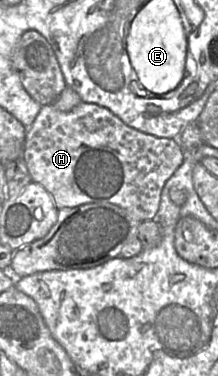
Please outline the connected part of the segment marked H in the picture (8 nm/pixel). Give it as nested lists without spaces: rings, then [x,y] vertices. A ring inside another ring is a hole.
[[[81,102],[68,112],[60,111],[52,104],[42,106],[26,131],[21,159],[26,164],[32,182],[49,192],[58,210],[105,201],[125,209],[133,219],[144,222],[155,218],[162,190],[183,163],[185,151],[177,139],[143,133],[126,125],[107,108]]]

